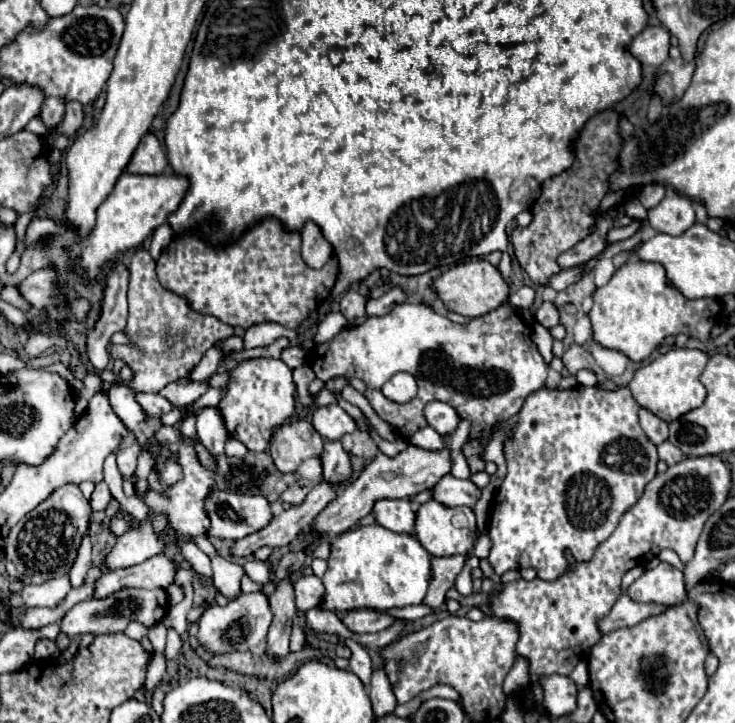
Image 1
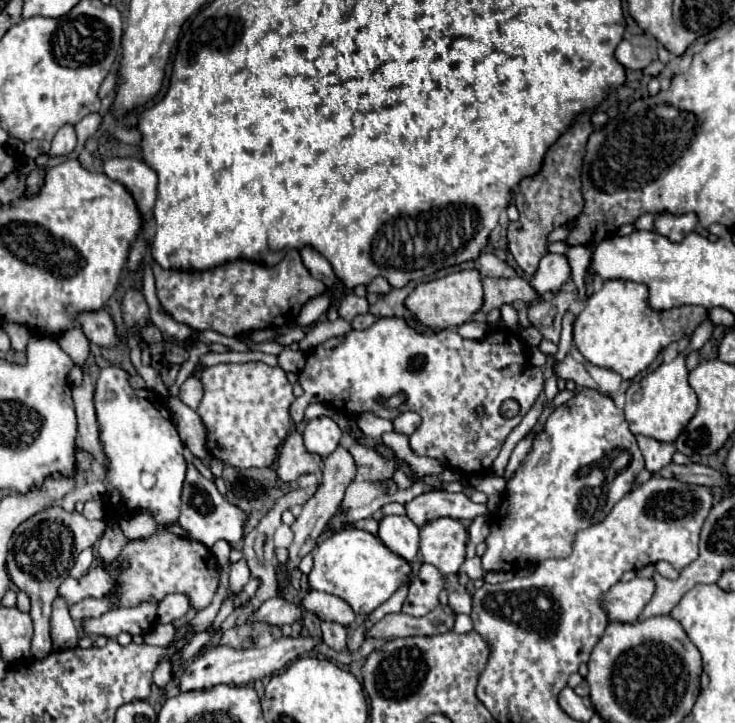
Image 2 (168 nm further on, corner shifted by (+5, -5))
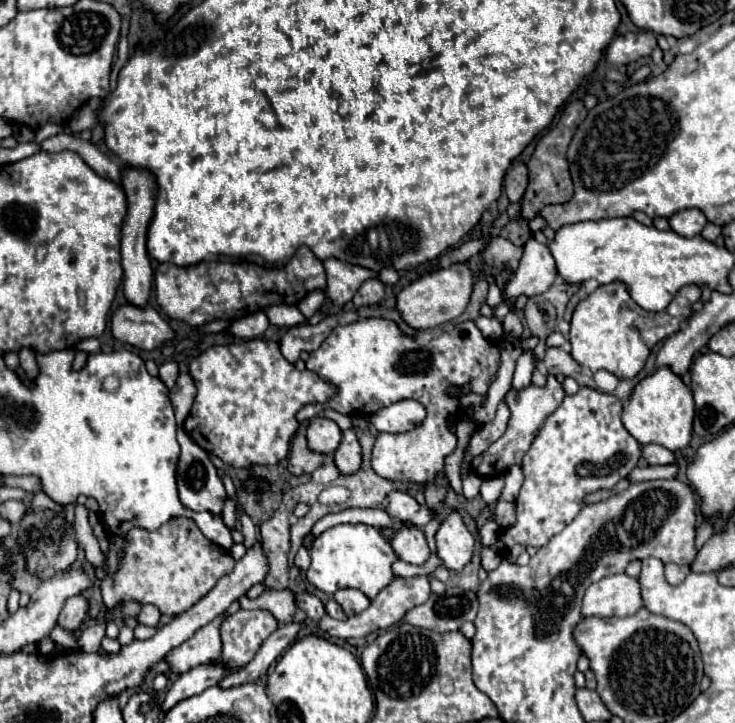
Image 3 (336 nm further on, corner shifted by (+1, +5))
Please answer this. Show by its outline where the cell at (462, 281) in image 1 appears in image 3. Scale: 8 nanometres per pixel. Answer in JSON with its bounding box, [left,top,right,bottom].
[395,264,475,330]

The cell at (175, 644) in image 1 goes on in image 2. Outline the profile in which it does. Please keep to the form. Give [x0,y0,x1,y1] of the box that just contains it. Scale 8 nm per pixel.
[153,658,171,688]

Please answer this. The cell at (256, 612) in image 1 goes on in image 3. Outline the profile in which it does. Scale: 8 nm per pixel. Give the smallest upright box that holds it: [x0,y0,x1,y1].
[295,592,327,622]

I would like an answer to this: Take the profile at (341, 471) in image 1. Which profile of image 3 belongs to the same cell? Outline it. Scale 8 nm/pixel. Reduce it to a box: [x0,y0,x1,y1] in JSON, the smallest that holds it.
[335,428,361,474]

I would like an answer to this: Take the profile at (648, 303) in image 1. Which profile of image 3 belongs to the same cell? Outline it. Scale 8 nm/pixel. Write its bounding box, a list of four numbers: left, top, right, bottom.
[569,282,699,380]

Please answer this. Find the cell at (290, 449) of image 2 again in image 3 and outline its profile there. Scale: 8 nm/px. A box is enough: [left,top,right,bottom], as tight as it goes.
[289,434,323,476]

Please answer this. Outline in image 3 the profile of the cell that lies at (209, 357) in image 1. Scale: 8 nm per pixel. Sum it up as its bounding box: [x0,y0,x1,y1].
[169,374,195,426]

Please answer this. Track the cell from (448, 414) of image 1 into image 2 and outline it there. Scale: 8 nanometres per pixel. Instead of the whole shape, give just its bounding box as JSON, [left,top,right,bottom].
[393,410,421,436]

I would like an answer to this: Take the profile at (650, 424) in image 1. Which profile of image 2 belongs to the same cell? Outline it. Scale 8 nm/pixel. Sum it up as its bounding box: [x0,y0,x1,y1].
[637,434,675,472]

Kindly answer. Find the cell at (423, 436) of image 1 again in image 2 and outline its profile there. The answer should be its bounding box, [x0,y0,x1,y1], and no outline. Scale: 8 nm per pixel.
[357,412,393,438]

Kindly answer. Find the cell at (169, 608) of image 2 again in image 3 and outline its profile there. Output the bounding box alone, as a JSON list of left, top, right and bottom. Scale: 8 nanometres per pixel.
[137,604,161,626]

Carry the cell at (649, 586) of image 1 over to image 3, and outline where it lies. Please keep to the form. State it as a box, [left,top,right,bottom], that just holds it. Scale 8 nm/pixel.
[581,574,643,618]

